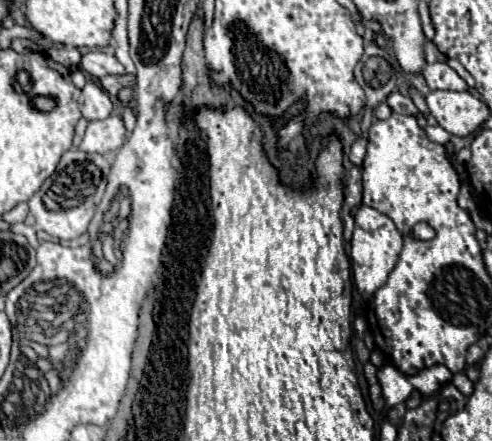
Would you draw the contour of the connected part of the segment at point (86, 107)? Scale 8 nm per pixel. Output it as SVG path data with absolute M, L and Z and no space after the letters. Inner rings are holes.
M87 82L85 88L81 90L81 96L79 96L79 108L81 108L83 118L103 120L111 114L113 104L111 104L107 92L99 84Z

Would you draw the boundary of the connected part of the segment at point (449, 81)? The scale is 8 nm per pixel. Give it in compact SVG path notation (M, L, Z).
M445 62L427 64L423 68L423 78L431 90L467 90L465 80Z

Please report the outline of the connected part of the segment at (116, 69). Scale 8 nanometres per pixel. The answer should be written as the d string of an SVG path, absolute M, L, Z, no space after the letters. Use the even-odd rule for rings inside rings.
M93 50L85 52L81 56L81 68L95 78L101 78L107 74L125 74L125 68L121 66L121 62L113 54L99 52L99 50L97 52L93 52Z

